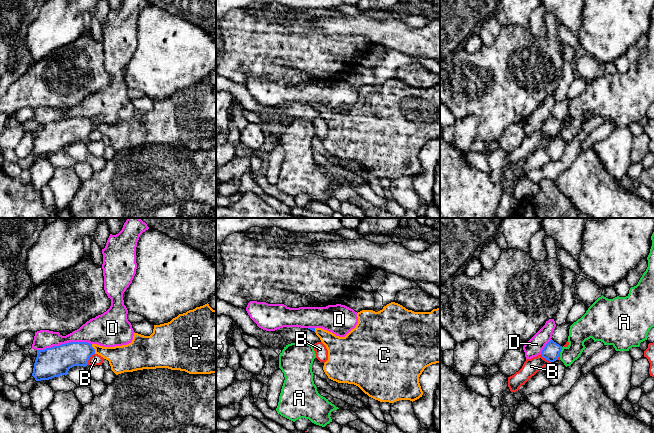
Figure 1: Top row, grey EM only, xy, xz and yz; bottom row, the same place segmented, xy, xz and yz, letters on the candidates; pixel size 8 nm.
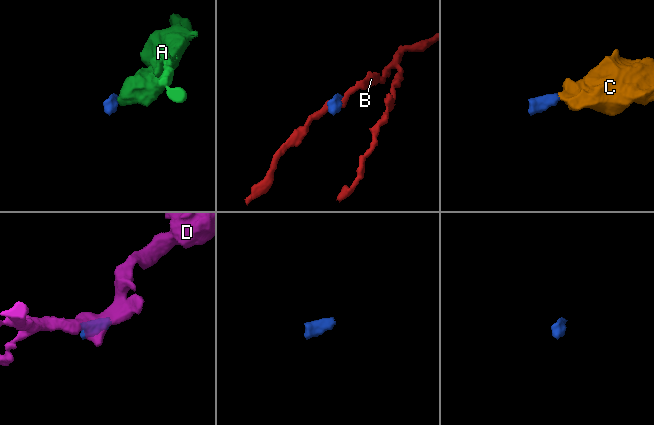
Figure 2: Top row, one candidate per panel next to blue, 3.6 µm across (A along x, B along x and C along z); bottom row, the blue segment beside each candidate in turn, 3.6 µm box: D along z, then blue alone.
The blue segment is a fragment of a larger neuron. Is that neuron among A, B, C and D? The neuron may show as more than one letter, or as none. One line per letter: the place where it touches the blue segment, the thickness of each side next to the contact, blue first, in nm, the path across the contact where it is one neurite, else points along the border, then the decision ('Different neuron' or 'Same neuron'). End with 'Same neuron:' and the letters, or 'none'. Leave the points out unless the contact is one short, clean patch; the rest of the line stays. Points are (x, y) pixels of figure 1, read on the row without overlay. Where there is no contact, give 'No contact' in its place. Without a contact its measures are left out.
A: Touches blue at yz (560, 127). Thickness 140 nm (blue) against 170 nm. Boundary: yz (562, 123), (559, 130). Different neuron
B: Touches blue at xy (89, 134). Thickness 220 nm (blue) against 90 nm. Boundary: xy (94, 129), (87, 140). Different neuron
C: Touches blue at xy (94, 125). Thickness 200 nm (blue) against 220 nm. Path across: xy (65, 132), (94, 125), (123, 134). Same neuron
D: Touches blue at xy (65, 119). Thickness 240 nm (blue) against 190 nm. Different neuron
Same neuron: C

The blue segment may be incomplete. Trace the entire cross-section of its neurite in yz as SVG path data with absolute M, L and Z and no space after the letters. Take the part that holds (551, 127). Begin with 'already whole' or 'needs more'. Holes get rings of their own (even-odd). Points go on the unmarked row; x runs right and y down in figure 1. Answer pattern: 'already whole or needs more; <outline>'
already whole; M551 115L543 124L541 131L549 138L554 138L559 133L561 126L562 122Z

